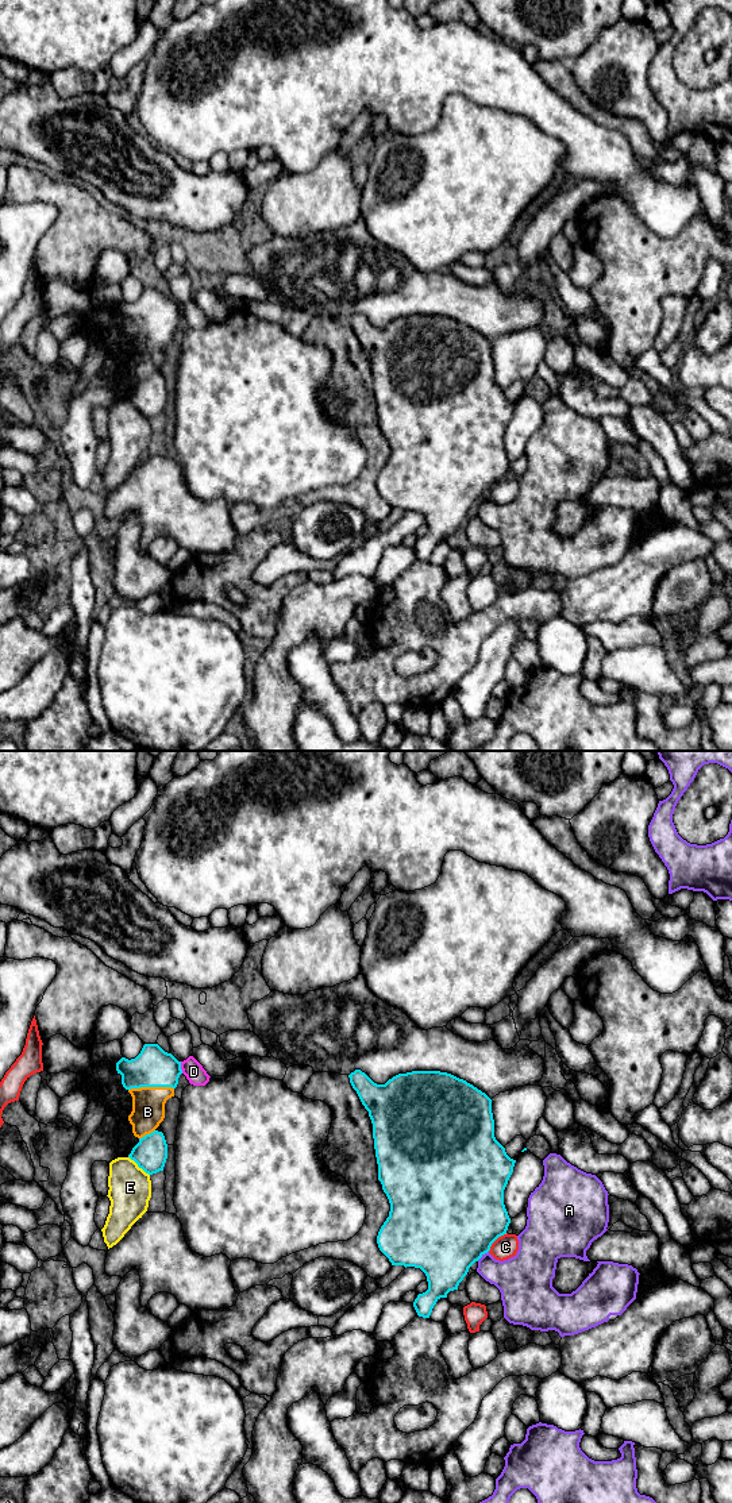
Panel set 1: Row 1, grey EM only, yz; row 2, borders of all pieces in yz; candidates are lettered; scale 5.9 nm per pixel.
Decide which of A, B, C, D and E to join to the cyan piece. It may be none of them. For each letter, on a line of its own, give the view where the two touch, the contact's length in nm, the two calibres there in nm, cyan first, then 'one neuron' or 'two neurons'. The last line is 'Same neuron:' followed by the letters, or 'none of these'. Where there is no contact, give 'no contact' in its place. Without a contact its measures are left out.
A: yz | 90 nm | 500/260 nm | two neurons
B: yz | 280 nm | 240/190 nm | one neuron
C: yz | 160 nm | 500/140 nm | two neurons
D: yz | 70 nm | 240/120 nm | two neurons
E: yz | 170 nm | 200/260 nm | two neurons
Same neuron: B

